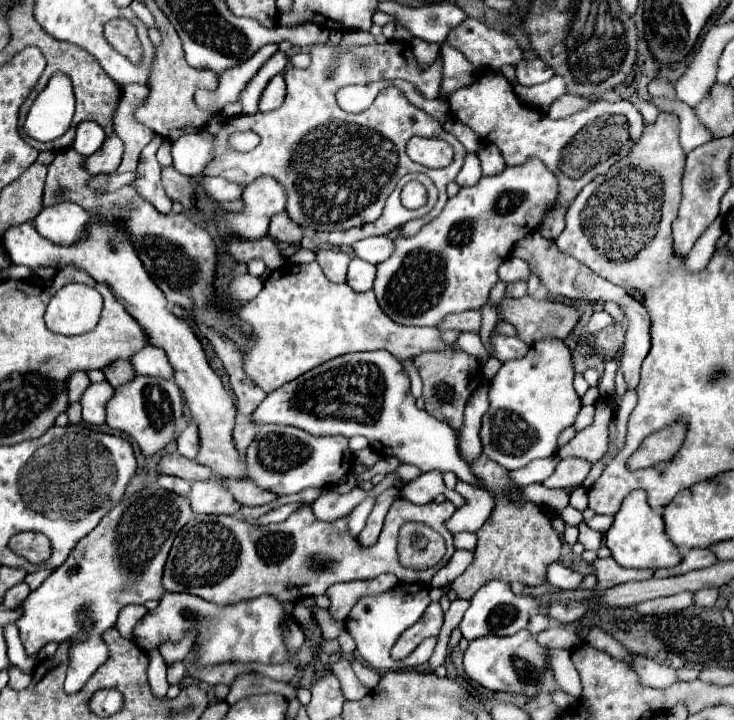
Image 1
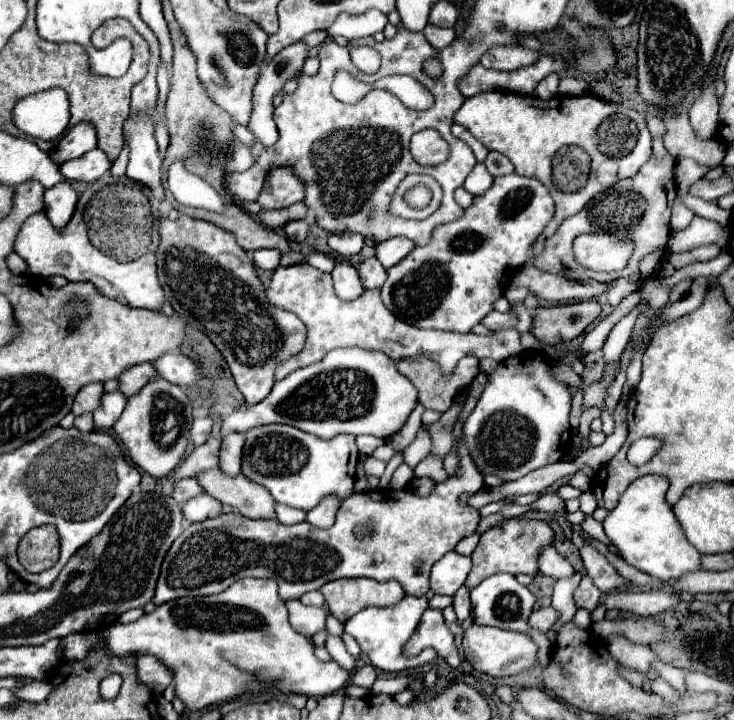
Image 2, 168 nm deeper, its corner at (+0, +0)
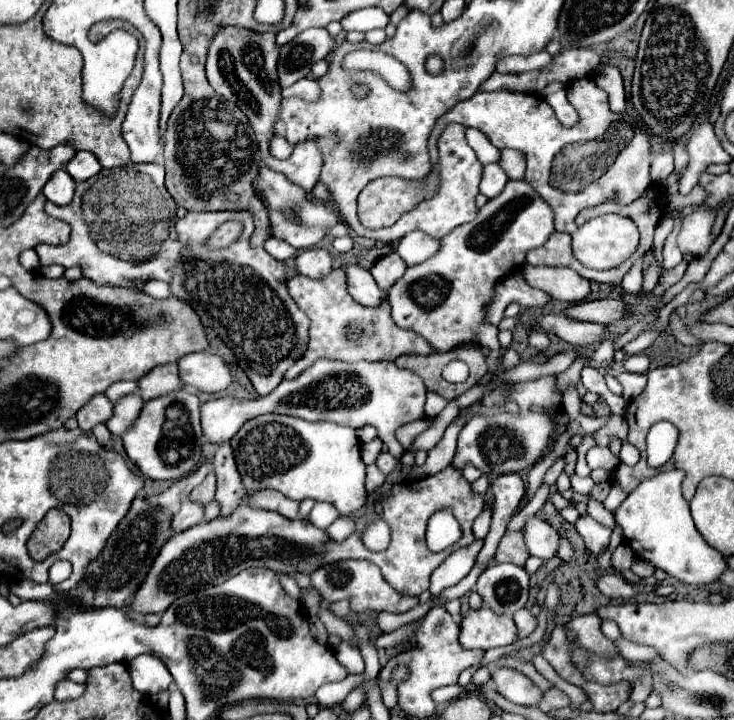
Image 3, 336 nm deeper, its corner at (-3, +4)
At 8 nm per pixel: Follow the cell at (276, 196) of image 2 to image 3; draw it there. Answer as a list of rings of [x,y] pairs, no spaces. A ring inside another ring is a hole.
[[[302,142],[294,146],[294,152],[286,160],[276,160],[272,156],[264,158],[264,164],[276,172],[282,172],[290,182],[312,192],[318,182],[322,168],[322,154],[318,154],[316,142]]]

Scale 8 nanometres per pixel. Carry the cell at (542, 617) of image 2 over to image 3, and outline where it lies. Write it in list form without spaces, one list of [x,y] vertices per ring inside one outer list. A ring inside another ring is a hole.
[[[528,608],[518,610],[518,614],[514,614],[514,622],[516,622],[516,628],[518,628],[518,638],[530,636],[538,626],[538,618]]]

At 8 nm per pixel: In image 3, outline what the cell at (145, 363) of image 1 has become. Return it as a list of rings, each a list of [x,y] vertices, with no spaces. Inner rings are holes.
[[[210,352],[186,354],[176,364],[180,370],[180,380],[200,392],[220,392],[232,382],[228,364]]]

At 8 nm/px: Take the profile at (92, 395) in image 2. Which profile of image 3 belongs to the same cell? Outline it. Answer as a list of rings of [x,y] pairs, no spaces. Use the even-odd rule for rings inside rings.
[[[94,394],[76,414],[76,420],[78,420],[78,426],[82,430],[90,430],[92,426],[100,424],[100,422],[106,422],[106,418],[110,418],[112,414],[112,402],[106,398],[106,394]]]

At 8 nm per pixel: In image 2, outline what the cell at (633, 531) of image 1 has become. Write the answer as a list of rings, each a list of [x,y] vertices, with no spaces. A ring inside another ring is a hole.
[[[649,474],[637,478],[629,484],[629,488],[619,498],[619,504],[603,520],[605,534],[611,538],[619,556],[637,570],[665,582],[679,580],[683,574],[699,570],[701,562],[701,552],[695,550],[691,542],[687,542],[687,536],[683,534],[683,528],[673,514],[673,508],[665,500],[667,488],[669,482],[665,476]]]

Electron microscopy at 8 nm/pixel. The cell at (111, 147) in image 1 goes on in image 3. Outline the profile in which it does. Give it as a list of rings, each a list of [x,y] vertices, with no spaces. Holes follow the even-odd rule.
[[[78,152],[66,166],[66,172],[76,180],[76,182],[84,182],[92,176],[96,176],[102,170],[98,158],[90,152]]]

